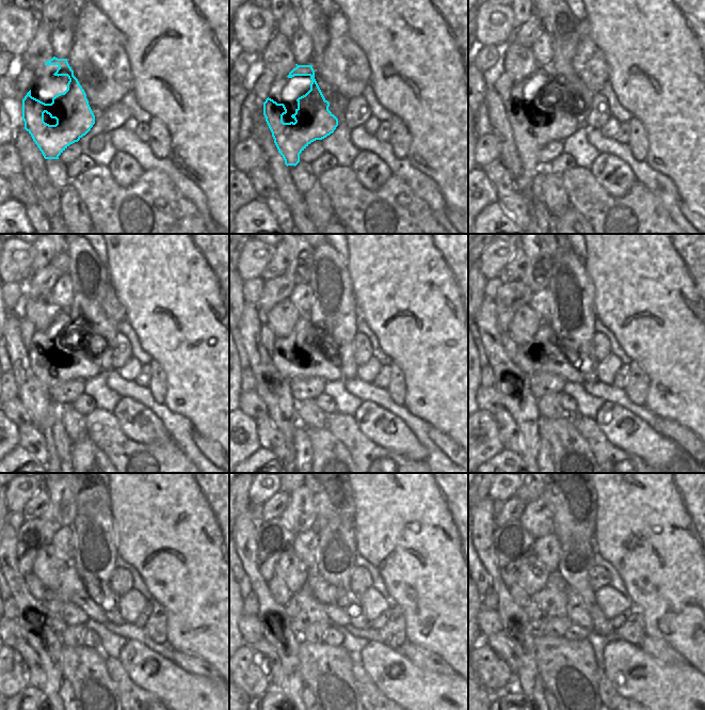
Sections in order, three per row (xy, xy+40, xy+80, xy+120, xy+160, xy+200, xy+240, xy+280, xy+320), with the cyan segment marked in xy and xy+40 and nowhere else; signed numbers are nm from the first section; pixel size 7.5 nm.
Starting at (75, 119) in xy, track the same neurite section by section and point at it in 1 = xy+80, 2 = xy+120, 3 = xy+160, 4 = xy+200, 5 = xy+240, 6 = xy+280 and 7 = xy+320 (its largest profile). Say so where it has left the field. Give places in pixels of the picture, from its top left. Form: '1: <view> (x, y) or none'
1: xy+80 (529, 138)
2: xy+120 (53, 373)
3: xy+160 (288, 366)
4: xy+200 (527, 364)
5: xy+240 (94, 611)
6: xy+280 (337, 616)
7: xy+320 (577, 614)

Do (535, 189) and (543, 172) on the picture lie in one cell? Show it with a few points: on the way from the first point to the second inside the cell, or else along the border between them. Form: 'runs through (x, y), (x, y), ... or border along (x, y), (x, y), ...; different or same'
runs through (537, 185), (540, 176); same

